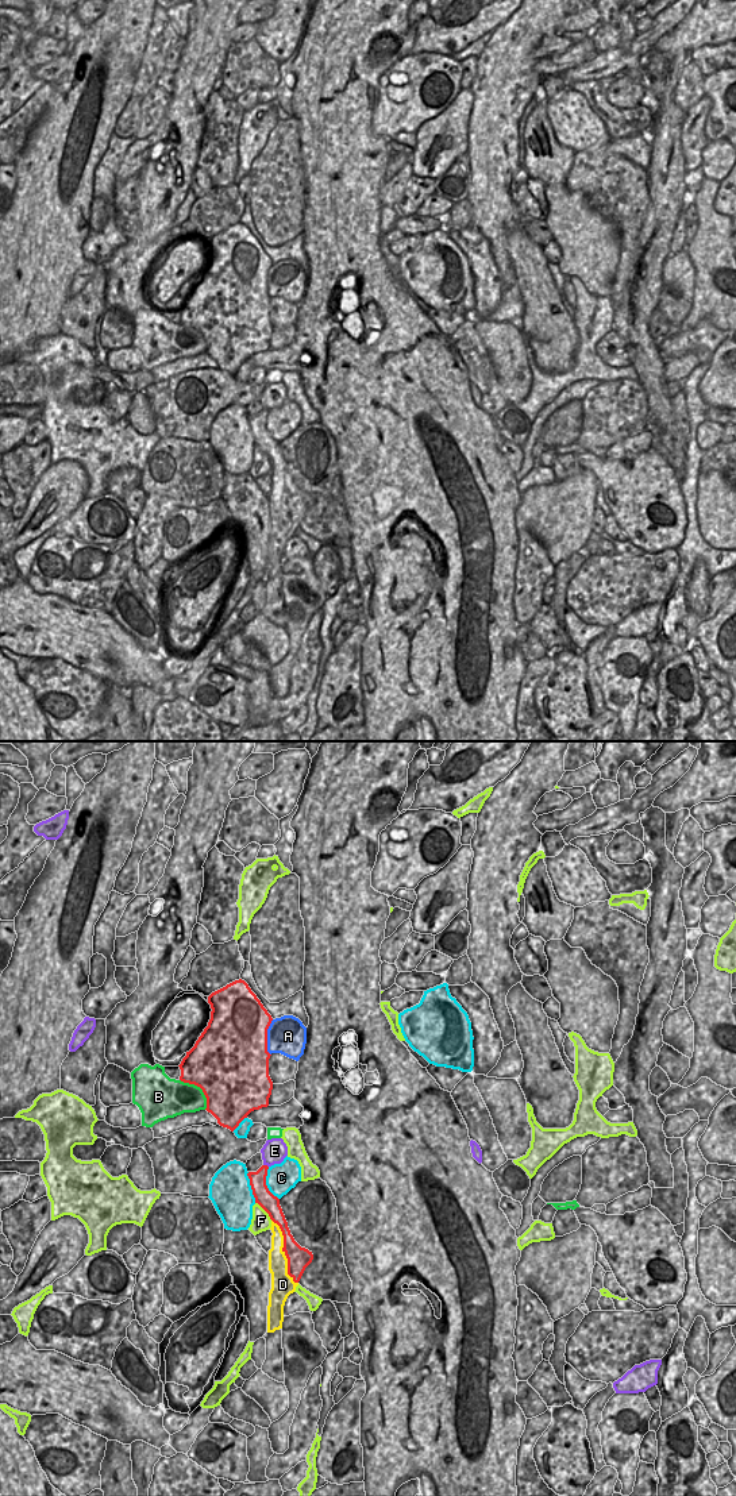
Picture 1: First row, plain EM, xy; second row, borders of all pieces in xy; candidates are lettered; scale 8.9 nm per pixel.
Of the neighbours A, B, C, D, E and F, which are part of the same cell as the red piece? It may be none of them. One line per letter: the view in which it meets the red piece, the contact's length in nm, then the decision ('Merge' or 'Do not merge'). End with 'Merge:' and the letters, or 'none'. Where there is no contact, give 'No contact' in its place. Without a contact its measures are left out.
A: Touches red in xy. Shared border 320 nm. Do not merge
B: Touches red in xy. Shared border 360 nm. Do not merge
C: Touches red in xy. Shared border 320 nm. Do not merge
D: Touches red in xy. Shared border 600 nm. Merge
E: Touches red in xy. Shared border 60 nm. Do not merge
F: Touches red in xy. Shared border 220 nm. Do not merge
Merge: D

